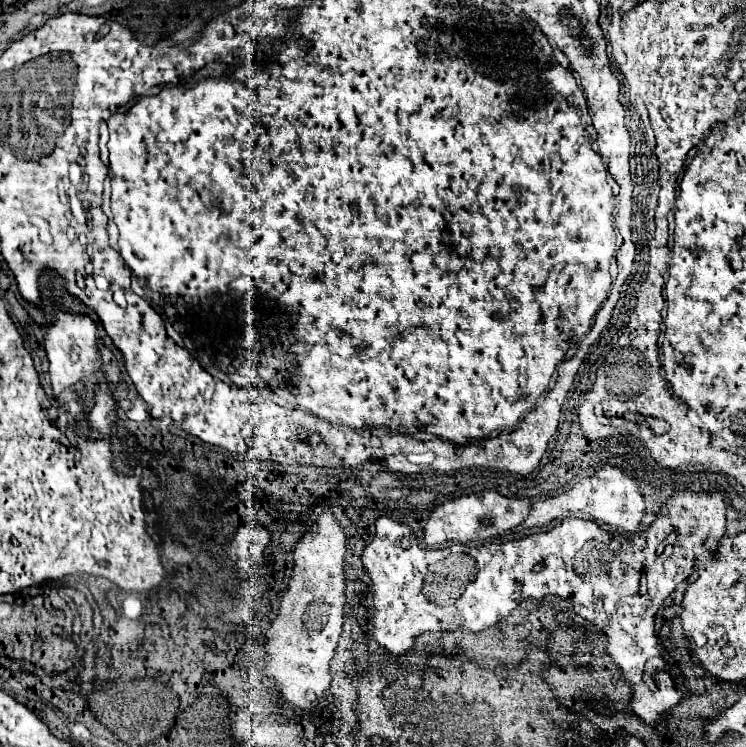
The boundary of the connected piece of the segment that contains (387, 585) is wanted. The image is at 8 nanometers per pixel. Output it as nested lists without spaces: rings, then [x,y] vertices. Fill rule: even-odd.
[[[680,487],[680,489],[676,489],[676,493],[672,495],[672,497],[668,497],[668,501],[660,507],[660,511],[656,513],[656,519],[644,529],[644,531],[640,531],[640,533],[636,533],[636,537],[628,537],[628,539],[620,539],[620,535],[618,533],[610,533],[610,531],[606,531],[606,529],[602,529],[598,523],[594,523],[594,521],[586,521],[586,519],[578,519],[578,517],[566,517],[562,523],[558,523],[556,527],[552,527],[552,529],[548,529],[548,531],[540,531],[540,533],[534,533],[534,535],[528,535],[528,537],[522,537],[522,539],[516,539],[516,541],[508,541],[508,543],[488,543],[488,545],[482,545],[482,547],[464,547],[464,545],[452,545],[452,547],[448,547],[448,549],[422,549],[422,547],[418,547],[418,545],[402,545],[402,541],[406,539],[406,537],[410,537],[412,535],[412,529],[408,527],[408,525],[404,525],[404,523],[398,523],[398,521],[392,521],[390,517],[380,517],[378,521],[376,521],[376,535],[374,535],[374,539],[372,539],[372,543],[364,549],[364,553],[362,553],[362,563],[364,563],[364,569],[370,573],[370,577],[372,577],[372,587],[374,587],[374,639],[380,643],[380,645],[384,645],[390,653],[394,653],[394,655],[400,655],[400,653],[406,653],[410,647],[412,647],[412,643],[414,643],[414,637],[418,637],[420,633],[426,633],[426,631],[452,631],[452,629],[458,629],[458,627],[464,627],[464,629],[488,629],[488,627],[492,627],[492,625],[496,625],[500,619],[506,619],[506,617],[510,617],[510,613],[524,601],[524,599],[528,599],[528,597],[532,597],[532,599],[544,599],[546,595],[554,595],[554,597],[558,597],[558,599],[562,599],[562,601],[568,601],[570,605],[572,605],[572,609],[574,609],[574,613],[576,615],[580,615],[582,619],[586,619],[586,621],[590,621],[592,625],[596,625],[598,629],[602,629],[606,635],[608,635],[608,655],[614,659],[614,663],[616,665],[620,665],[620,669],[622,669],[622,673],[626,675],[626,679],[632,683],[632,693],[634,693],[634,697],[632,697],[632,701],[630,701],[630,707],[634,709],[634,713],[636,715],[640,715],[646,723],[650,723],[650,725],[658,725],[658,727],[664,727],[660,721],[662,721],[662,713],[664,711],[668,711],[672,705],[676,705],[680,699],[684,699],[684,693],[688,693],[686,689],[684,689],[684,677],[688,677],[688,675],[684,675],[684,671],[682,671],[682,667],[692,667],[692,663],[694,663],[694,659],[696,659],[696,663],[698,663],[698,671],[700,671],[700,675],[696,677],[696,681],[708,681],[710,679],[710,674],[706,671],[700,660],[698,659],[697,655],[692,651],[691,646],[698,646],[702,647],[708,641],[708,637],[704,635],[704,633],[700,633],[700,631],[692,631],[690,636],[686,634],[688,637],[688,653],[690,653],[690,663],[682,663],[682,661],[678,661],[678,651],[684,651],[682,647],[678,649],[678,645],[670,645],[670,621],[656,621],[656,611],[658,611],[658,607],[664,607],[664,605],[668,605],[676,595],[678,595],[678,589],[684,589],[684,593],[688,588],[688,581],[694,577],[694,571],[696,571],[696,561],[700,559],[700,557],[706,557],[706,555],[710,555],[710,552],[706,549],[716,549],[718,547],[718,541],[720,541],[720,537],[725,537],[726,535],[730,535],[730,532],[726,531],[726,501],[724,501],[724,495],[718,491],[718,489],[708,489],[708,491],[694,491],[694,489],[688,489],[688,487]],[[657,629],[660,629],[660,646],[663,646],[664,655],[667,656],[666,660],[668,660],[669,664],[666,664],[665,670],[672,676],[674,679],[672,683],[672,679],[670,679],[670,675],[668,673],[658,673],[656,675],[656,687],[654,689],[650,689],[646,683],[644,683],[644,665],[646,665],[646,661],[648,659],[652,659],[652,657],[656,657],[660,655],[659,651],[659,644],[658,644],[658,637],[656,636]]]

